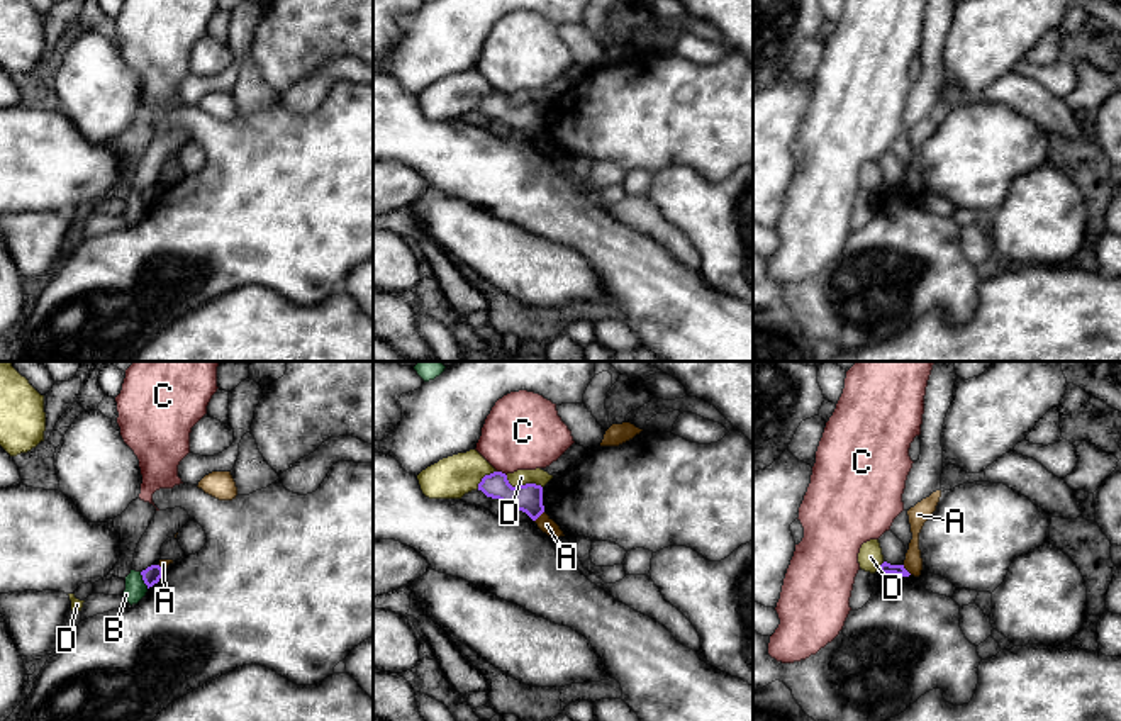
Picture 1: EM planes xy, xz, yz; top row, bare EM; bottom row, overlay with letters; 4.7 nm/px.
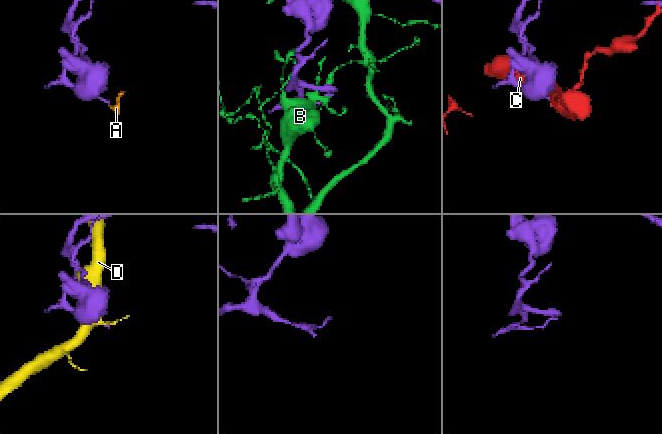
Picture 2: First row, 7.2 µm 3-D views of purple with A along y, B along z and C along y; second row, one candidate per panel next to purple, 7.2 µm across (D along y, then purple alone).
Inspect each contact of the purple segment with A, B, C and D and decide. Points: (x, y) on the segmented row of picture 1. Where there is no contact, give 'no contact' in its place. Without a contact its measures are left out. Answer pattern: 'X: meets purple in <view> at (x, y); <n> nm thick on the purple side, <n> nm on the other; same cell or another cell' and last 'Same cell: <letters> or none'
A: meets purple in xz at (540, 514); 130 nm thick on the purple side, 70 nm on the other; another cell
B: meets purple in xy at (143, 579); 90 nm thick on the purple side, 100 nm on the other; another cell
C: meets purple in xz at (501, 472); 130 nm thick on the purple side, 360 nm on the other; another cell
D: meets purple in xz at (523, 486); 130 nm thick on the purple side, 80 nm on the other; another cell
Same cell: none

